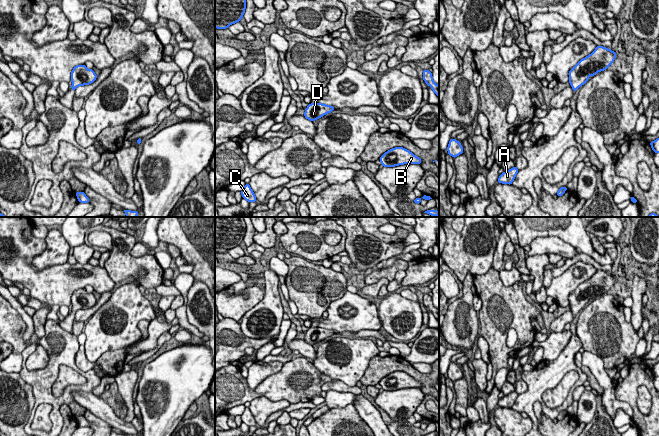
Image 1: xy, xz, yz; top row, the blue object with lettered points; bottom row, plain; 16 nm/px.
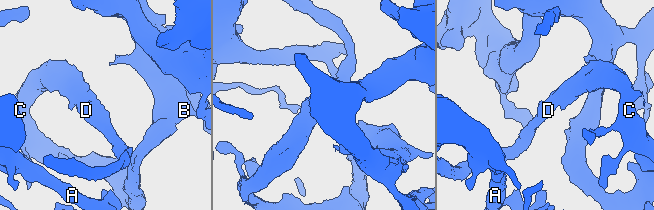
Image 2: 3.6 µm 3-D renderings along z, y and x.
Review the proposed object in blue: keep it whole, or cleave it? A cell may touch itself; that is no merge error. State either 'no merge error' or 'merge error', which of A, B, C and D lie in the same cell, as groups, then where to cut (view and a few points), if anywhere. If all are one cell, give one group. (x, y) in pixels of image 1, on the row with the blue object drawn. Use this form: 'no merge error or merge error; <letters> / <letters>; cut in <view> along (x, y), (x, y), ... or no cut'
no merge error; A B C D; no cut

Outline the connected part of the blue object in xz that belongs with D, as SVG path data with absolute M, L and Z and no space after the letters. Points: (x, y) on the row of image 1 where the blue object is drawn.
M311 103L305 109L304 116L310 121L317 120L327 113L331 113L335 106L329 106L321 103Z

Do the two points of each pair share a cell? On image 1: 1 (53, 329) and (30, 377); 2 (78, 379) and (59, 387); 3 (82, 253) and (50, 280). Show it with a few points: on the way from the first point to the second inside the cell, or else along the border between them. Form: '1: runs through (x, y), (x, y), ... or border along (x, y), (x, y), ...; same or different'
1: runs through (59, 344), (62, 351), (45, 373); same
2: runs through (73, 379), (67, 379), (64, 382); same
3: border along (77, 262), (82, 264), (88, 263); different

